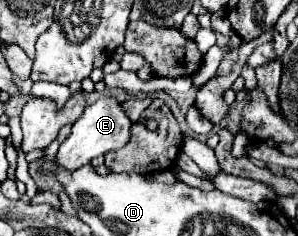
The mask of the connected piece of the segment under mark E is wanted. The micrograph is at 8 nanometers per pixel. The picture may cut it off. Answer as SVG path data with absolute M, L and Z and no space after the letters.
M103 95L99 101L85 107L83 115L73 123L71 135L61 143L57 153L59 165L65 169L79 169L81 165L87 165L93 157L121 149L131 139L131 125L133 121L127 117L123 103L117 101L115 97Z

